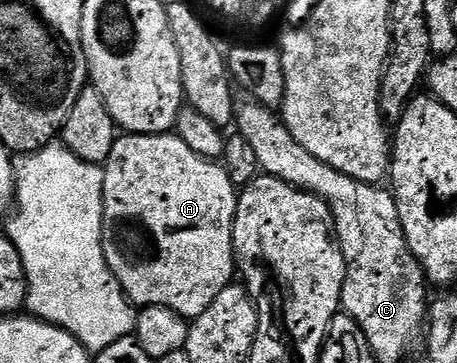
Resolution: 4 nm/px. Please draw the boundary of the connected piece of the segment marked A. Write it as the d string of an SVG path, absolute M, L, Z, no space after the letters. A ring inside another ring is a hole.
M123 133L118 136L113 145L113 153L107 159L103 167L103 209L105 212L105 223L108 228L115 227L115 251L110 252L109 262L111 272L119 279L119 284L123 287L123 292L131 300L136 308L144 307L168 307L182 315L184 319L193 321L209 305L213 305L213 297L221 293L221 289L232 286L233 280L237 275L237 264L235 261L235 242L233 241L233 229L235 228L235 210L239 204L239 195L233 181L227 176L227 169L218 162L202 159L185 141L181 141L178 135L168 133L166 135L133 135ZM143 231L143 239L147 242L147 247L151 252L142 259L137 252L131 248L131 235L139 235Z

